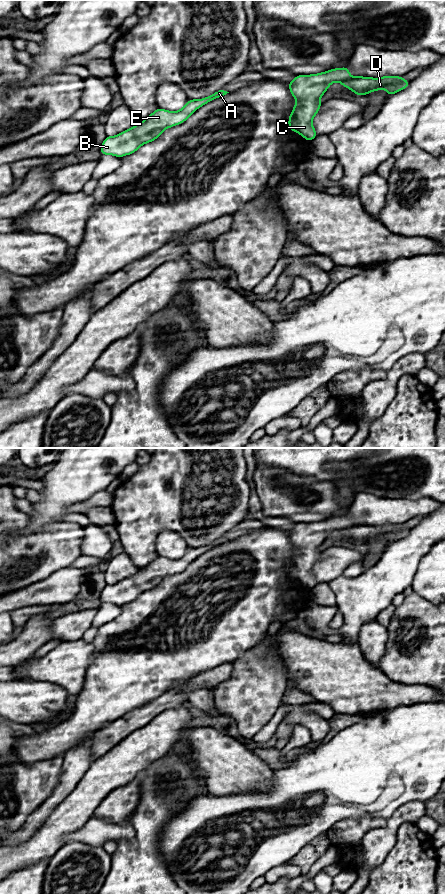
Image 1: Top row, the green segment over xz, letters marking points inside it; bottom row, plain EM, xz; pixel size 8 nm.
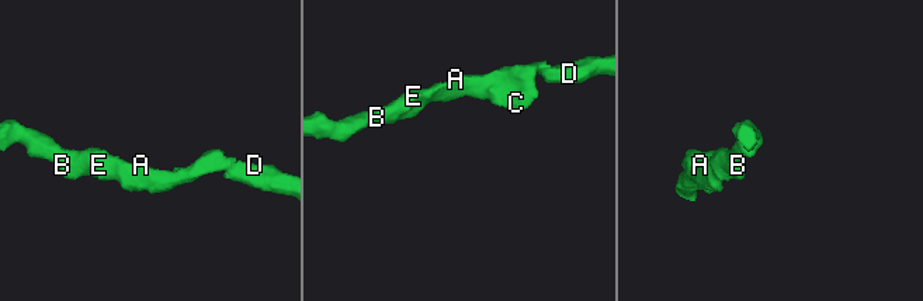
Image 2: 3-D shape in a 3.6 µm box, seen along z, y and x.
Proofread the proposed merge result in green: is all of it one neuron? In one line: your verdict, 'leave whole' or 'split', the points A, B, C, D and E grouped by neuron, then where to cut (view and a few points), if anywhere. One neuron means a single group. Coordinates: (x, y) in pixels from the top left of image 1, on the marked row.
split; groups A B C E / D; cut xz (351, 77), (340, 82)

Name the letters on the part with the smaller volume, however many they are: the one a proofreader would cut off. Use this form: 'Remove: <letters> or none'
Remove: D

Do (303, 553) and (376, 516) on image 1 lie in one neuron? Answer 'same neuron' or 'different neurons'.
same neuron

